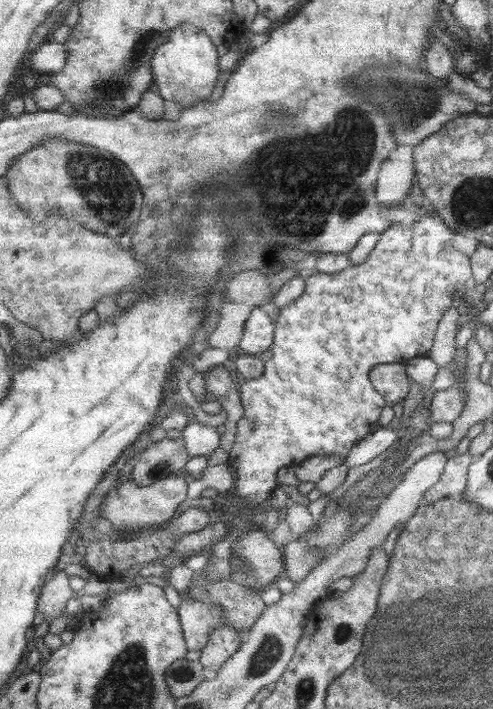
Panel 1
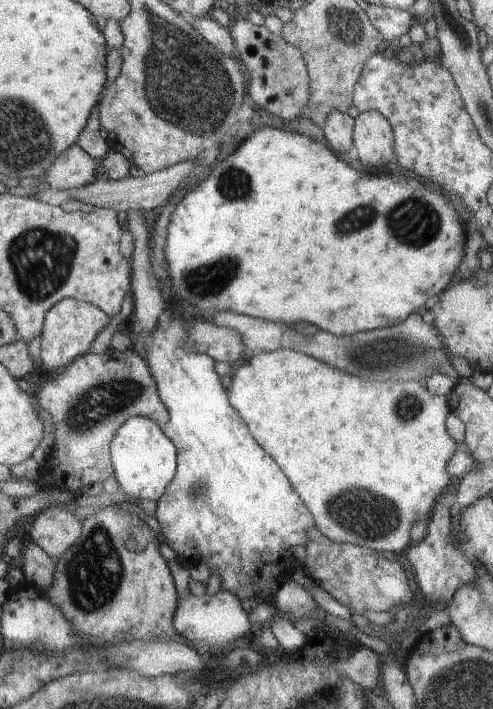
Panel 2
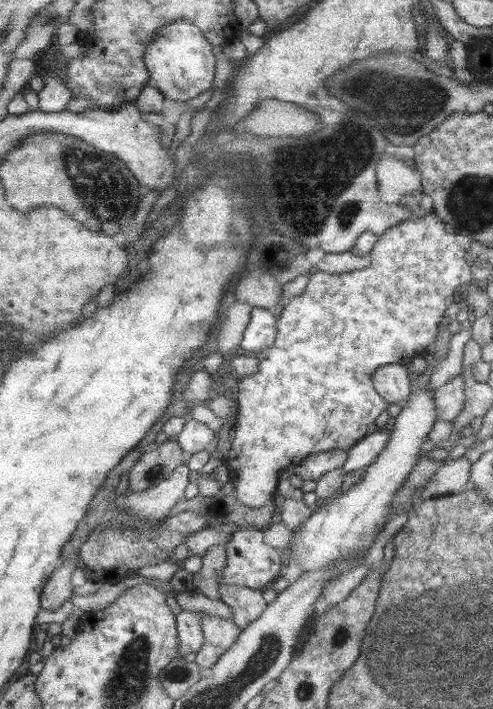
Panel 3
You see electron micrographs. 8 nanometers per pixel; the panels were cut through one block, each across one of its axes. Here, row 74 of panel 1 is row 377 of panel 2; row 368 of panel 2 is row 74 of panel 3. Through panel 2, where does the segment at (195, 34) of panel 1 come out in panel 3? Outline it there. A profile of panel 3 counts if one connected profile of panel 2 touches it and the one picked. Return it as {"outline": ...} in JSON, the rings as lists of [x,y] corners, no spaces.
{"outline":[[[176,20],[156,31],[152,43],[146,47],[143,63],[149,72],[149,86],[158,89],[165,99],[178,102],[197,98],[213,85],[215,56],[213,46],[190,21]]]}

